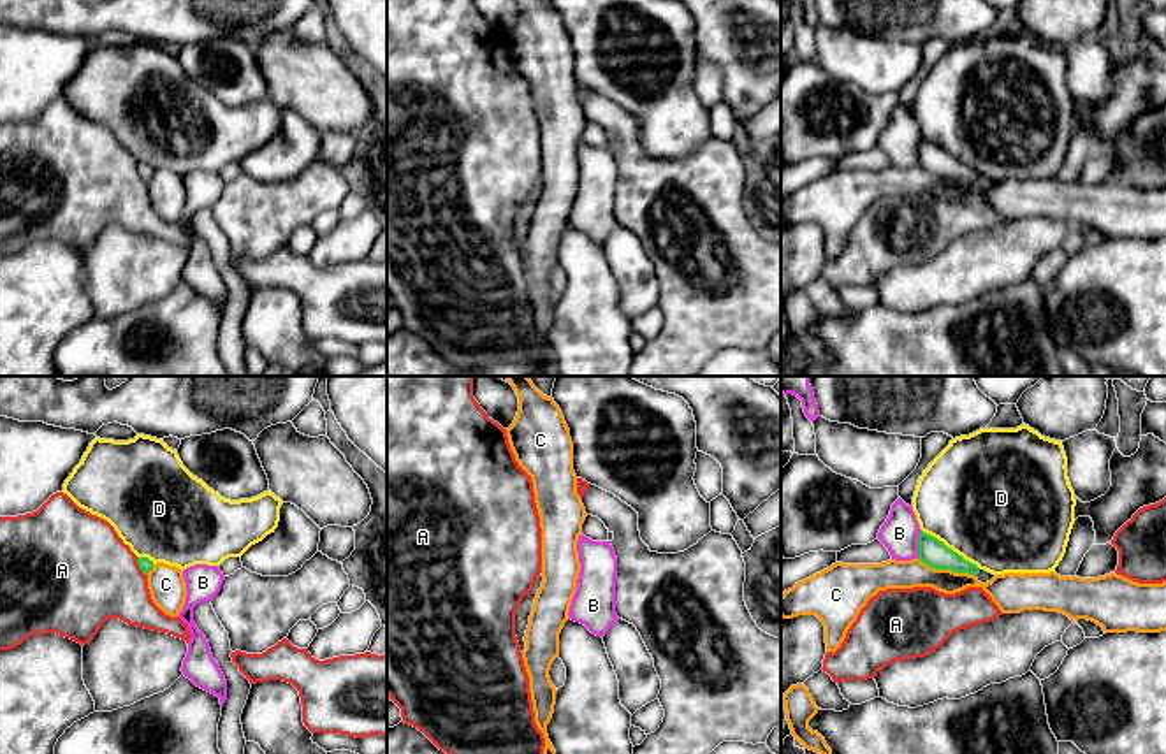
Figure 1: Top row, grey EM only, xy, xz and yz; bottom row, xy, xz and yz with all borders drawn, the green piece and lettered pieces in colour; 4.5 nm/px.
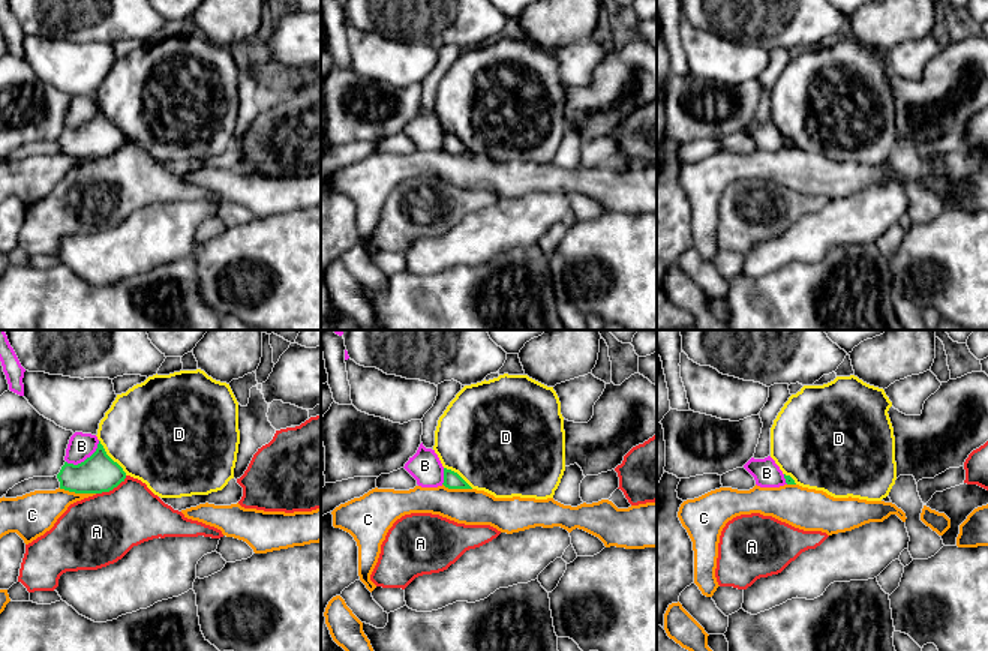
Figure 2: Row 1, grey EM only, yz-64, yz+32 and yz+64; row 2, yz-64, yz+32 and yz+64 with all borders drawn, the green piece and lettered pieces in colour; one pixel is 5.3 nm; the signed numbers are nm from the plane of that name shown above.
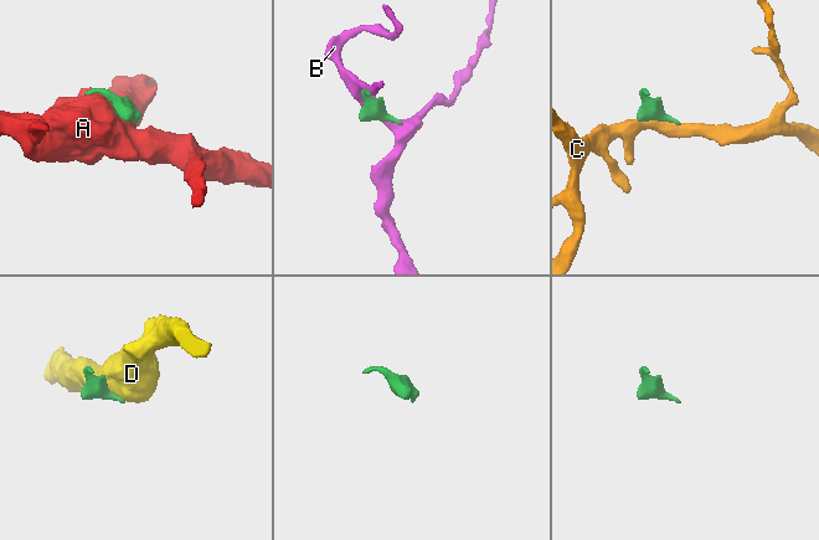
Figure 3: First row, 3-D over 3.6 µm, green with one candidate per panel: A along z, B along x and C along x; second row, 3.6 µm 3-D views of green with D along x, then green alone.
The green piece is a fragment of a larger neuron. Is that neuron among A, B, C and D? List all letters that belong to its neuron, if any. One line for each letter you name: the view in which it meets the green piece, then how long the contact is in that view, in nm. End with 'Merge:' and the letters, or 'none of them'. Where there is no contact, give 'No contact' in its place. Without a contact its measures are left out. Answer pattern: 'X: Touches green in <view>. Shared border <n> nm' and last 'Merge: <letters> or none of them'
Merge: none of them

